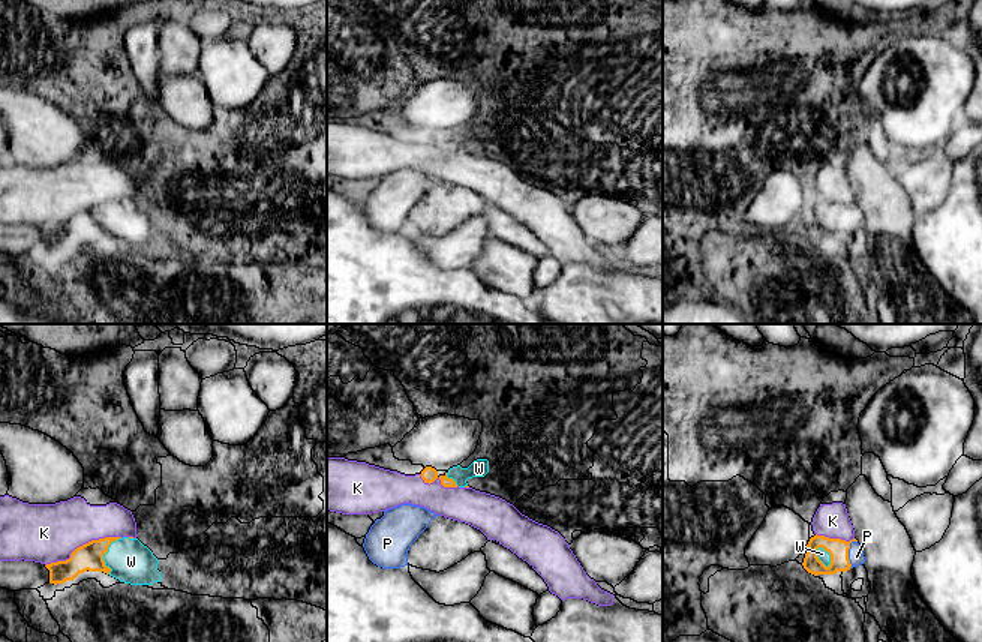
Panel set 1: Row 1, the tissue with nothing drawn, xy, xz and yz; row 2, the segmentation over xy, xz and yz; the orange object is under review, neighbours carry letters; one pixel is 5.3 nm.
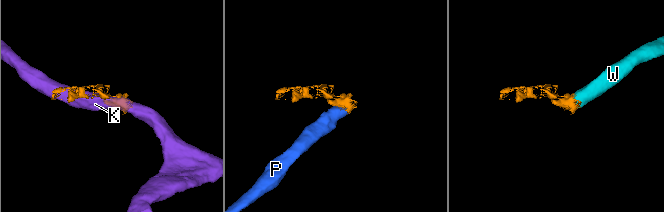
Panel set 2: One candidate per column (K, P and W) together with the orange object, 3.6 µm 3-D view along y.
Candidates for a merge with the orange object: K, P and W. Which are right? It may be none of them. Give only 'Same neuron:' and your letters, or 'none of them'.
Same neuron: P, W

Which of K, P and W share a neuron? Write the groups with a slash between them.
K / P W

